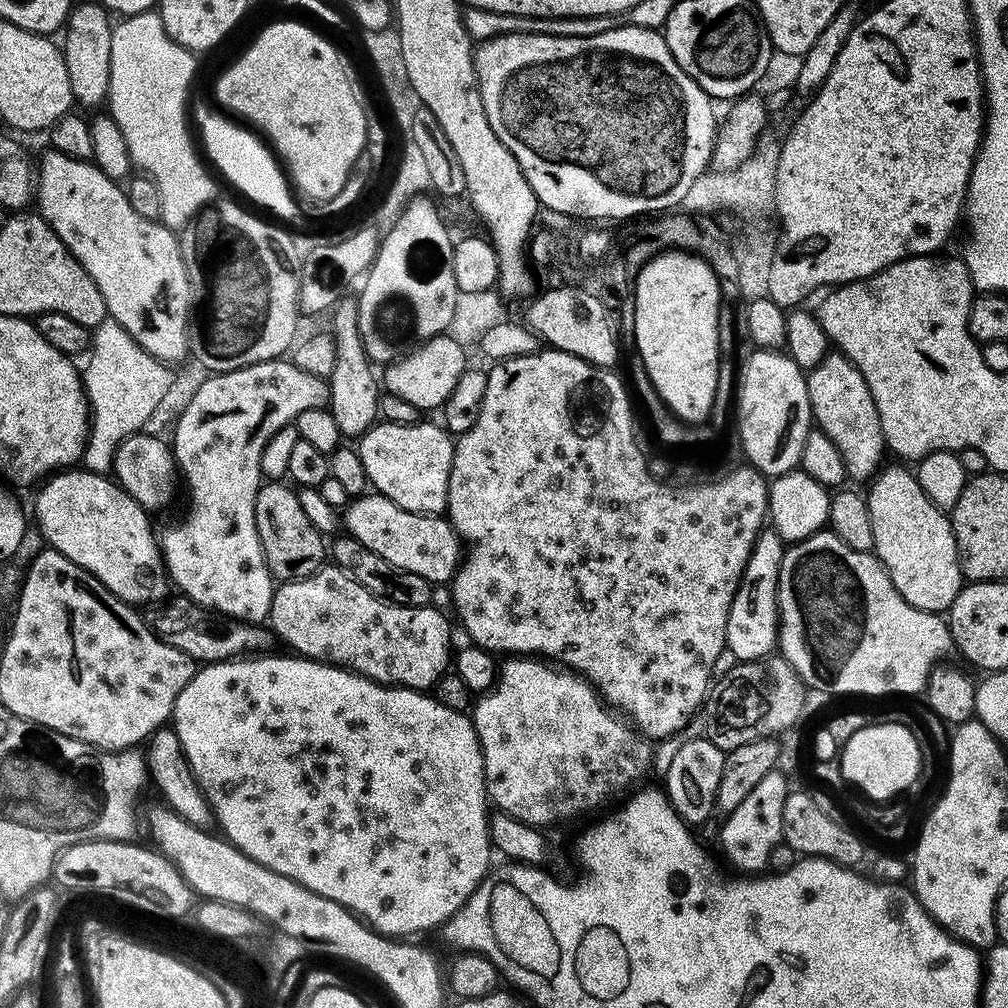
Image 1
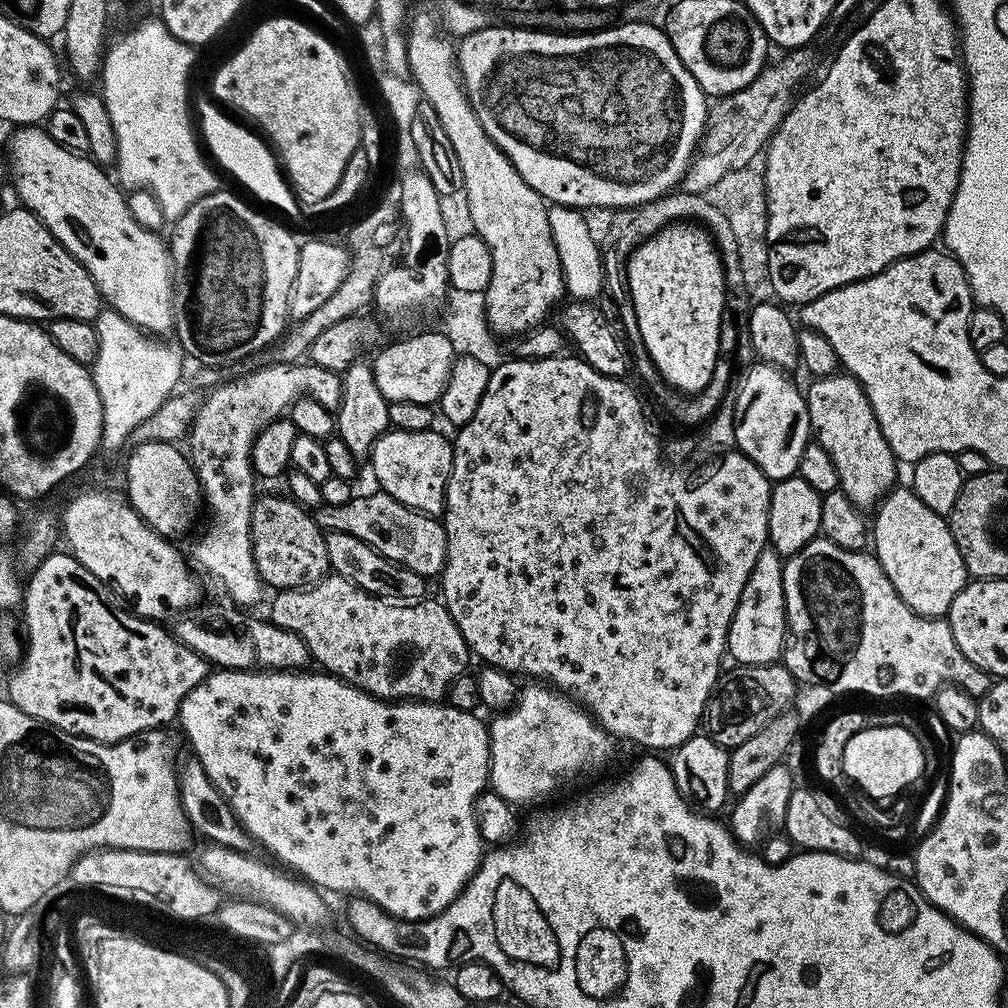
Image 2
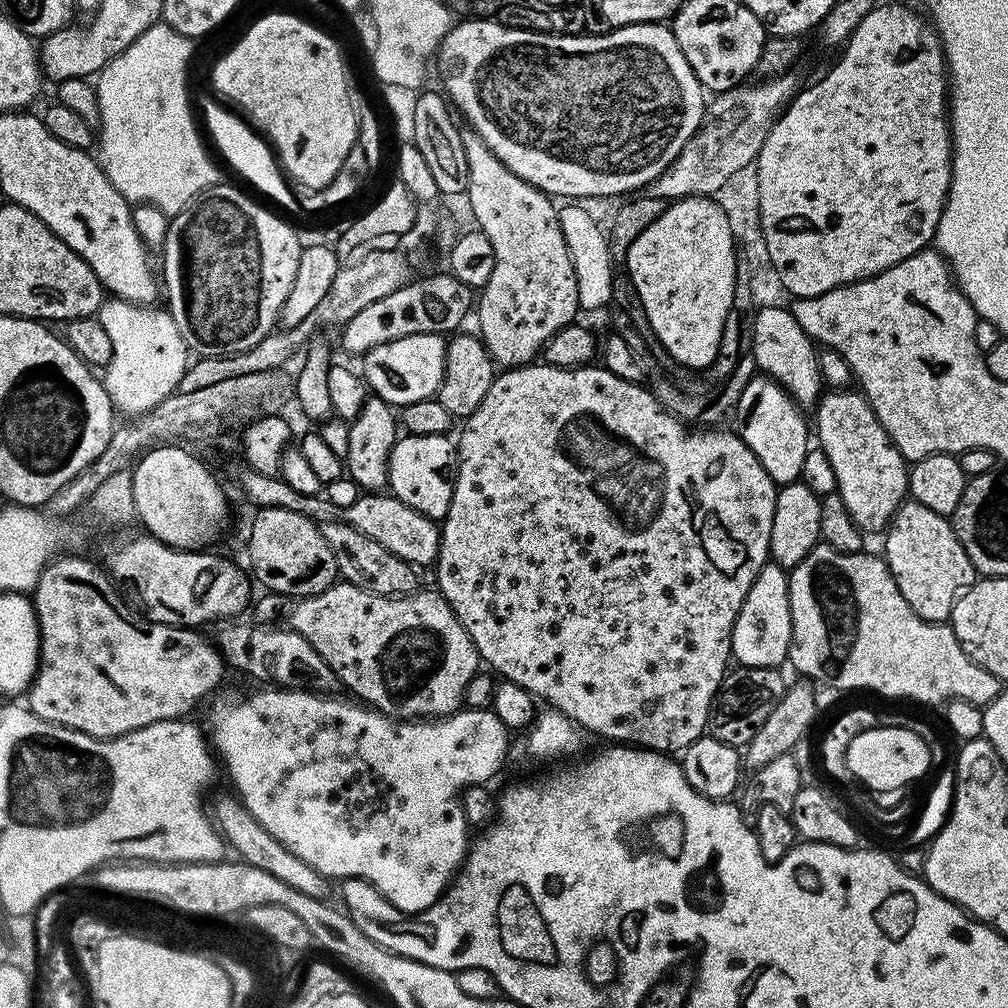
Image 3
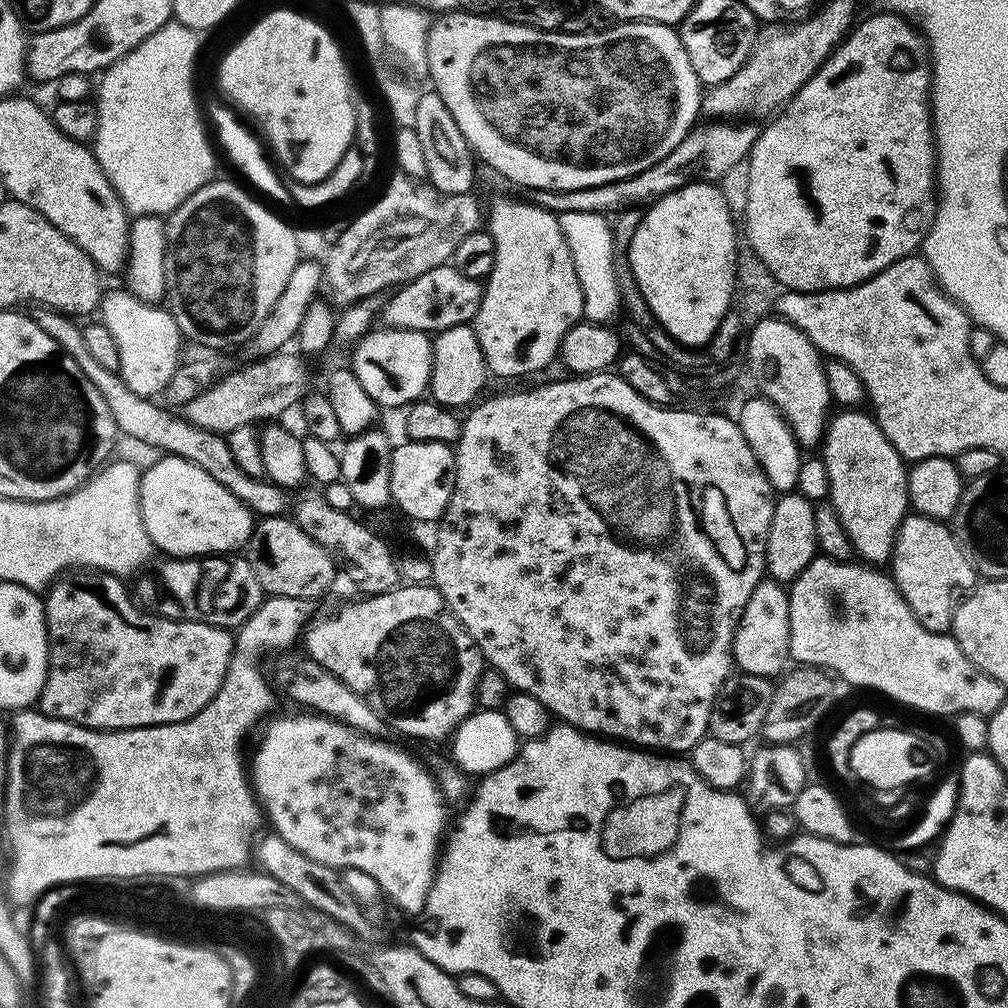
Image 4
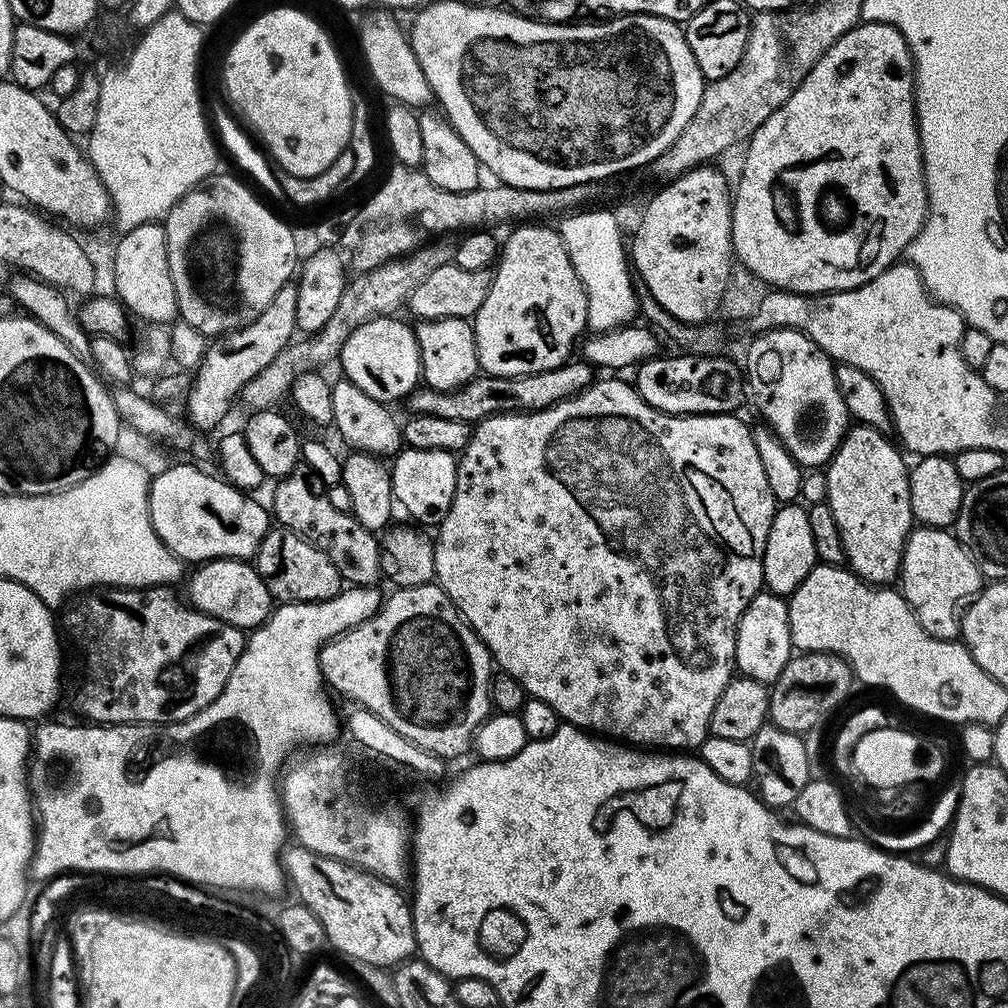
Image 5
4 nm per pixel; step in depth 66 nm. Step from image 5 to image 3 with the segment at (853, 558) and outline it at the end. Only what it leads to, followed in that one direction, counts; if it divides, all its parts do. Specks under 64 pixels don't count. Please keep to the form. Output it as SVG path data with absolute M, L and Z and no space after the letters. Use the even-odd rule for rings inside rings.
M828 390L821 395L814 408L814 436L834 466L836 491L856 525L866 534L883 533L909 495L910 468L878 422L867 396L852 391Z

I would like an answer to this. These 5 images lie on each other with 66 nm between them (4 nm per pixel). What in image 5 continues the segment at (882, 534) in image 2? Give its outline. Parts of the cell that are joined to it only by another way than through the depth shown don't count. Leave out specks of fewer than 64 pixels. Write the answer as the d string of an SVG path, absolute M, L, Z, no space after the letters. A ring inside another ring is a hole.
M916 526L909 532L900 563L898 588L920 625L931 636L939 640L956 640L960 636L961 617L958 609L981 591L980 580L982 581L980 567L951 531Z

